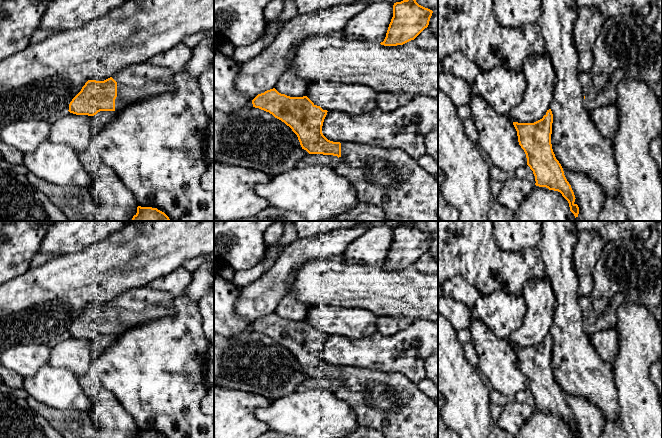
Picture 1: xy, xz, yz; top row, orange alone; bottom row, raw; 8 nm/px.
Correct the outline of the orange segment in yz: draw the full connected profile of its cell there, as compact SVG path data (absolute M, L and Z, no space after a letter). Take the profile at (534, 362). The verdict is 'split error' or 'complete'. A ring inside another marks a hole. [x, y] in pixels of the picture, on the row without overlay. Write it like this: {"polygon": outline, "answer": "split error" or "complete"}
{"polygon": "M549 333L542 343L534 347L513 346L513 349L519 369L526 378L527 389L535 400L535 409L560 416L568 425L570 435L579 438L579 431L574 427L574 416L552 373L552 347L553 338Z", "answer": "complete"}

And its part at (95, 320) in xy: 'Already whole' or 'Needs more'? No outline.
Needs more

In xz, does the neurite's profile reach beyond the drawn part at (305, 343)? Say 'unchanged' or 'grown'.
grown

